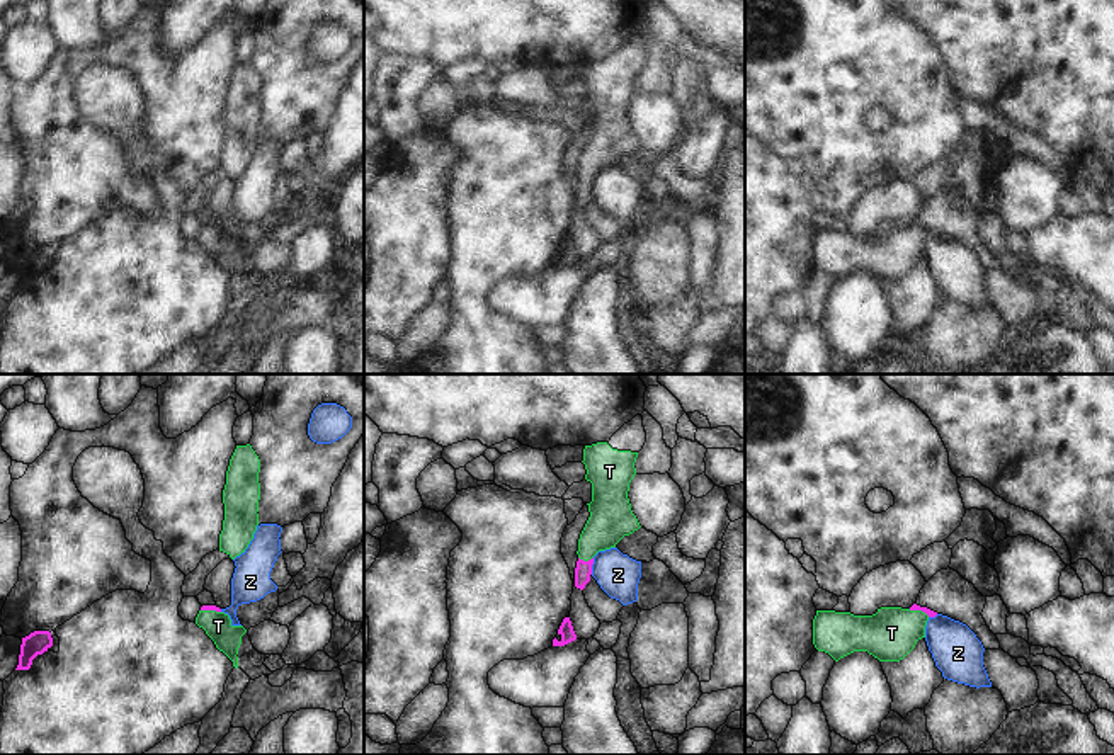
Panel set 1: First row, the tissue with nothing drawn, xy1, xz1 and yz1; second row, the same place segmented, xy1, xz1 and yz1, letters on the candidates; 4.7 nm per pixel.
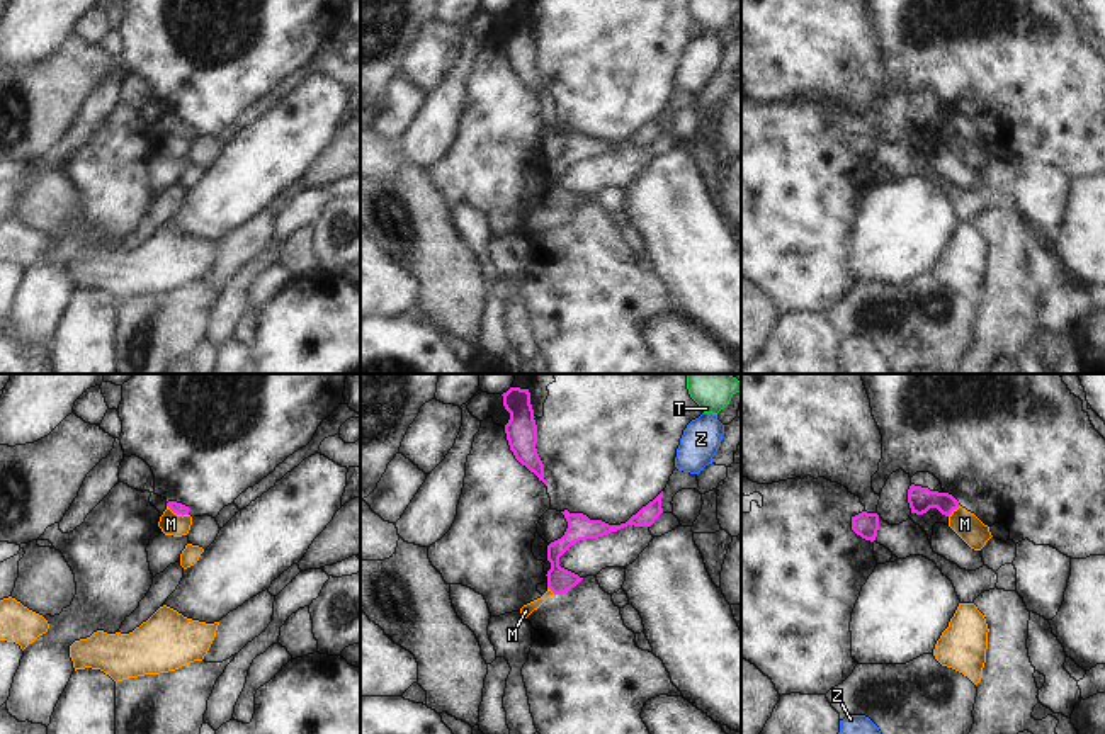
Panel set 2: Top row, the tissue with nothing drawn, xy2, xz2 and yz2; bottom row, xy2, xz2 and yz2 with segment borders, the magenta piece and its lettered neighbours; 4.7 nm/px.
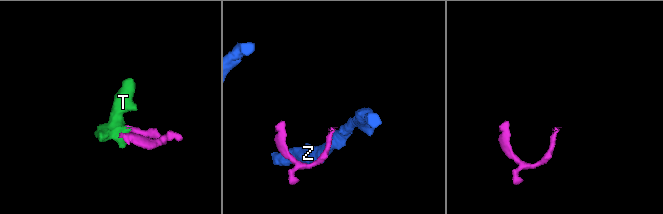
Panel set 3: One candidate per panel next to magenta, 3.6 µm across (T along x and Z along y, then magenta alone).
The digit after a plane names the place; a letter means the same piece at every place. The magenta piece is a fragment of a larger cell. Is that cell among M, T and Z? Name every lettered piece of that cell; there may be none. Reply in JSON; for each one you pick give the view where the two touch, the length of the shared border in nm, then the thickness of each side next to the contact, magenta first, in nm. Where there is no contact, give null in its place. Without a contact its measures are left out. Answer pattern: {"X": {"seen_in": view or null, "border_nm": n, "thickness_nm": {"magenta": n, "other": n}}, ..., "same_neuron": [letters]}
{"T": {"seen_in": "xz1", "border_nm": 70, "thickness_nm": {"magenta": 80, "other": 200}}, "same_neuron": ["T"]}

